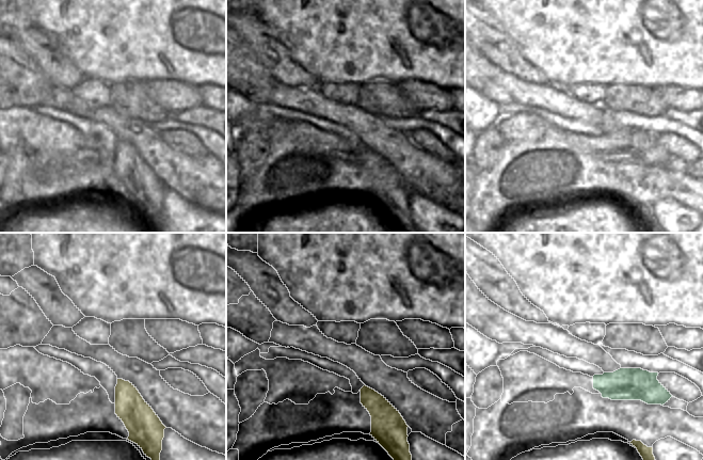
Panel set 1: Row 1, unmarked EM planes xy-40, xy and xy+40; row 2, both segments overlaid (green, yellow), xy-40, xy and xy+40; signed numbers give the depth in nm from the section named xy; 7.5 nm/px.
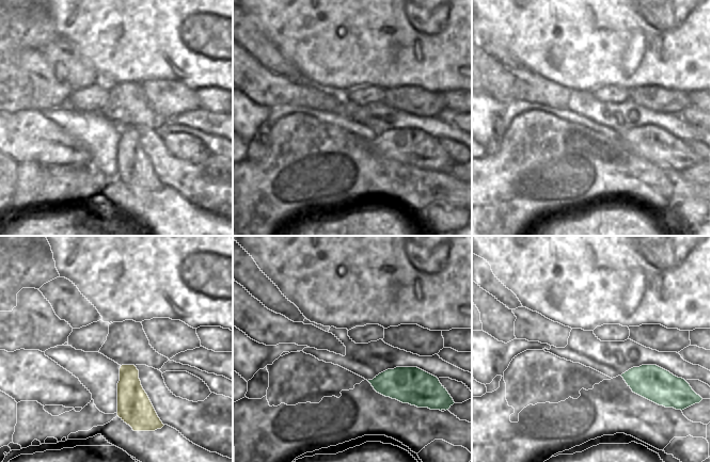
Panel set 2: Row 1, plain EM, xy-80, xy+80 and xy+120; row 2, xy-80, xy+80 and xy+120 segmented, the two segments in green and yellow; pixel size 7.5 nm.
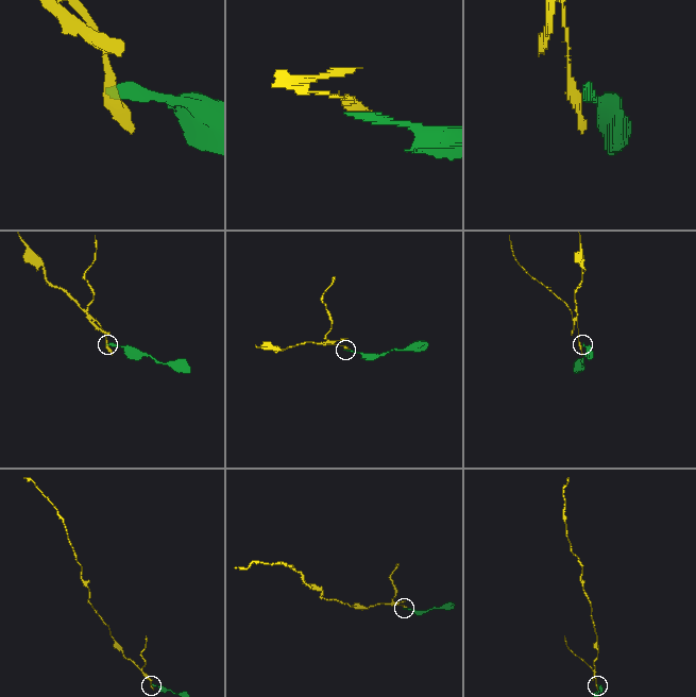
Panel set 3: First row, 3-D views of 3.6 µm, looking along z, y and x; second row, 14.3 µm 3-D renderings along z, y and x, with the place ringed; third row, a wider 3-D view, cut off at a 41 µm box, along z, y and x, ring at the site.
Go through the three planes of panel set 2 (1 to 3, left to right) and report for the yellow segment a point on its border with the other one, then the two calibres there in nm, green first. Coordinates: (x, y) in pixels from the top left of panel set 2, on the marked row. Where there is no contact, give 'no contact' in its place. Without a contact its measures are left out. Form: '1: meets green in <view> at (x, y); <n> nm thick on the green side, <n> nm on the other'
1: no contact
2: no contact
3: no contact

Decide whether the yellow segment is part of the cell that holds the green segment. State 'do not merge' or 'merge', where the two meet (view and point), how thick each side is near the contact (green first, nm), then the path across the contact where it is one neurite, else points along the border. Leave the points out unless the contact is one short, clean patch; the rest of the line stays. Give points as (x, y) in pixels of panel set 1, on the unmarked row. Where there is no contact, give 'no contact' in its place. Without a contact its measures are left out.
do not merge | no contact

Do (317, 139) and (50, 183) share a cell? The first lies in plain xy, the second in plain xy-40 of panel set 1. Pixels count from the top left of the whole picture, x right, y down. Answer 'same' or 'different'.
different

